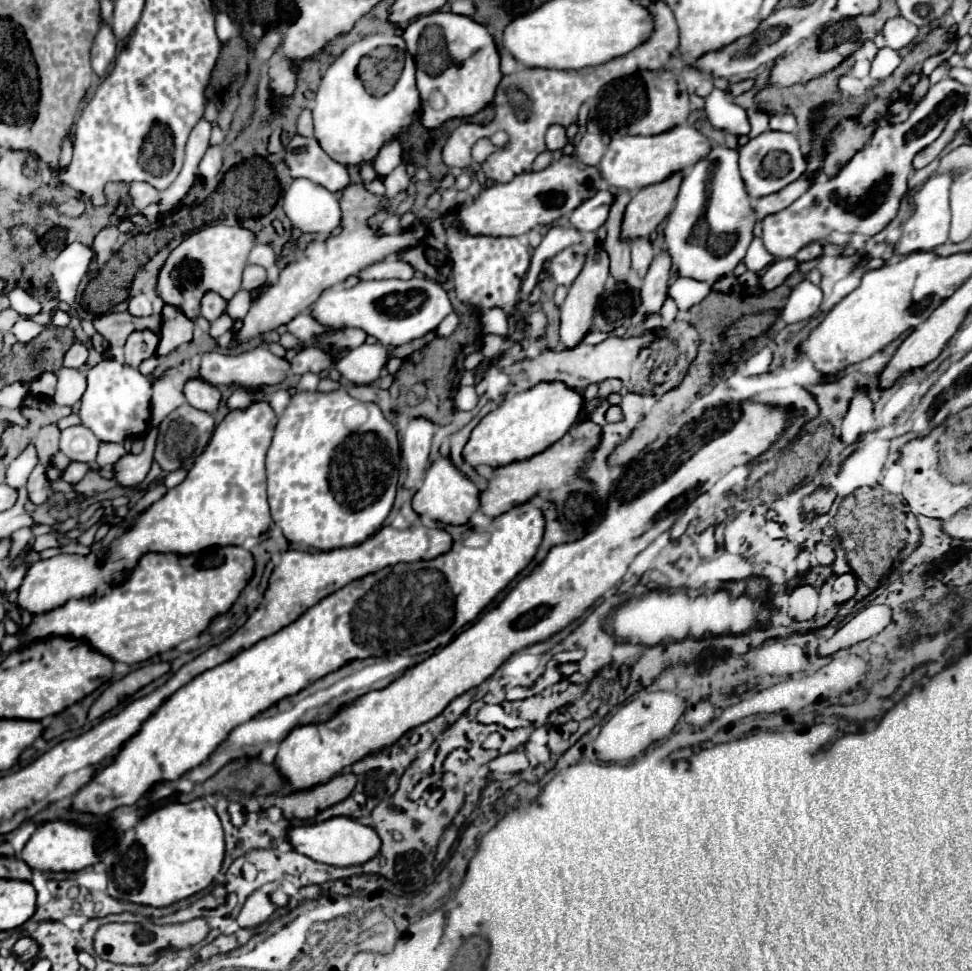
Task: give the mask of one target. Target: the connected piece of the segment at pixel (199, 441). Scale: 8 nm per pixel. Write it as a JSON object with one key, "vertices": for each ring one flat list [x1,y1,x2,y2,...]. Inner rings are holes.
{"vertices":[[188,403,180,405,170,415,166,415,164,421,158,425,154,461,160,465,160,469,164,473,170,473,176,469,190,469,194,465,194,461,200,457,200,453,204,451,204,447,208,445,214,427,216,427,216,423,214,423,214,417,210,413,194,409]]}

